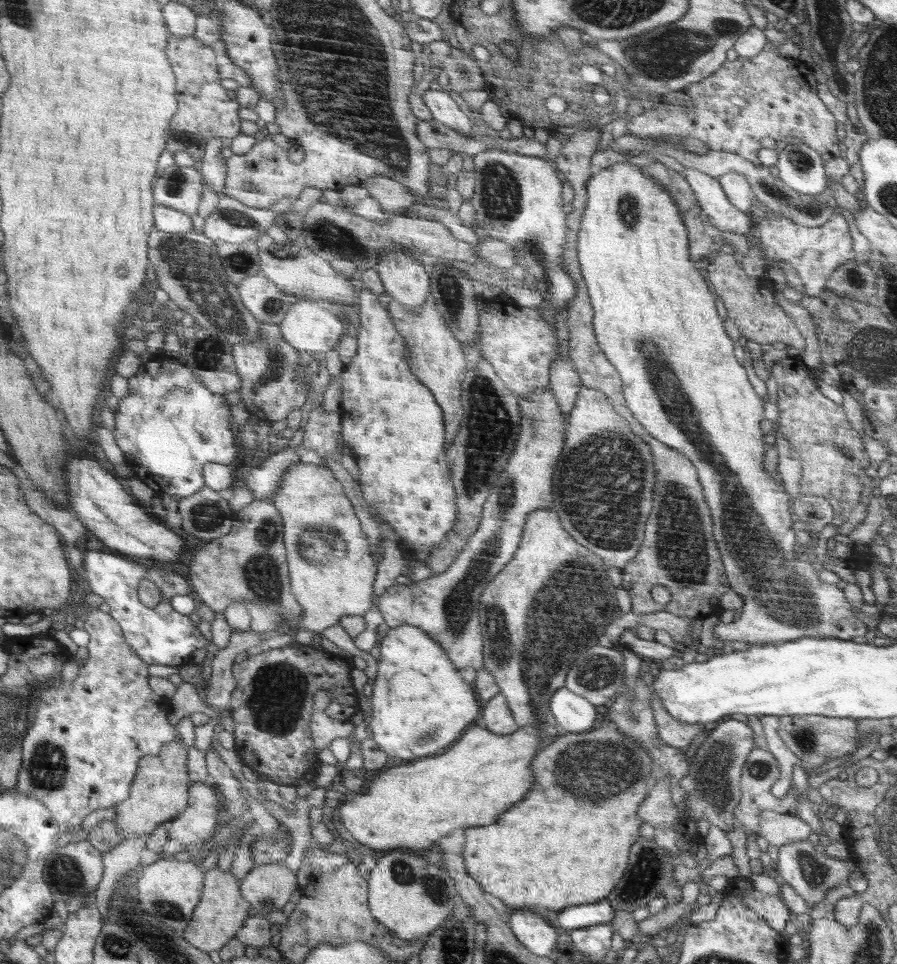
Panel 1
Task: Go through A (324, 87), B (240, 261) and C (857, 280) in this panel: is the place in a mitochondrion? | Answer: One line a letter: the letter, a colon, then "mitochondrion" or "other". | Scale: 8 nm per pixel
A: mitochondrion
B: mitochondrion
C: mitochondrion

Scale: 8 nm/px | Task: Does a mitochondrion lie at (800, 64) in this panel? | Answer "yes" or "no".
no

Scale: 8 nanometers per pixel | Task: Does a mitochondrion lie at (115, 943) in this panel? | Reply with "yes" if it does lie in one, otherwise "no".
yes

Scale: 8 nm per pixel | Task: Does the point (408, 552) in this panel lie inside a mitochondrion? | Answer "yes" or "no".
no

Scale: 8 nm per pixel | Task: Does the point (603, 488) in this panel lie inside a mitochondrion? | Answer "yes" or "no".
yes

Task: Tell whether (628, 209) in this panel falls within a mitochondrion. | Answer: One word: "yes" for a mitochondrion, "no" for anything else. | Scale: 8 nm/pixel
yes

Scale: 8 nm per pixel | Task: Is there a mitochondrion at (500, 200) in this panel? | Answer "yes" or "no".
yes

